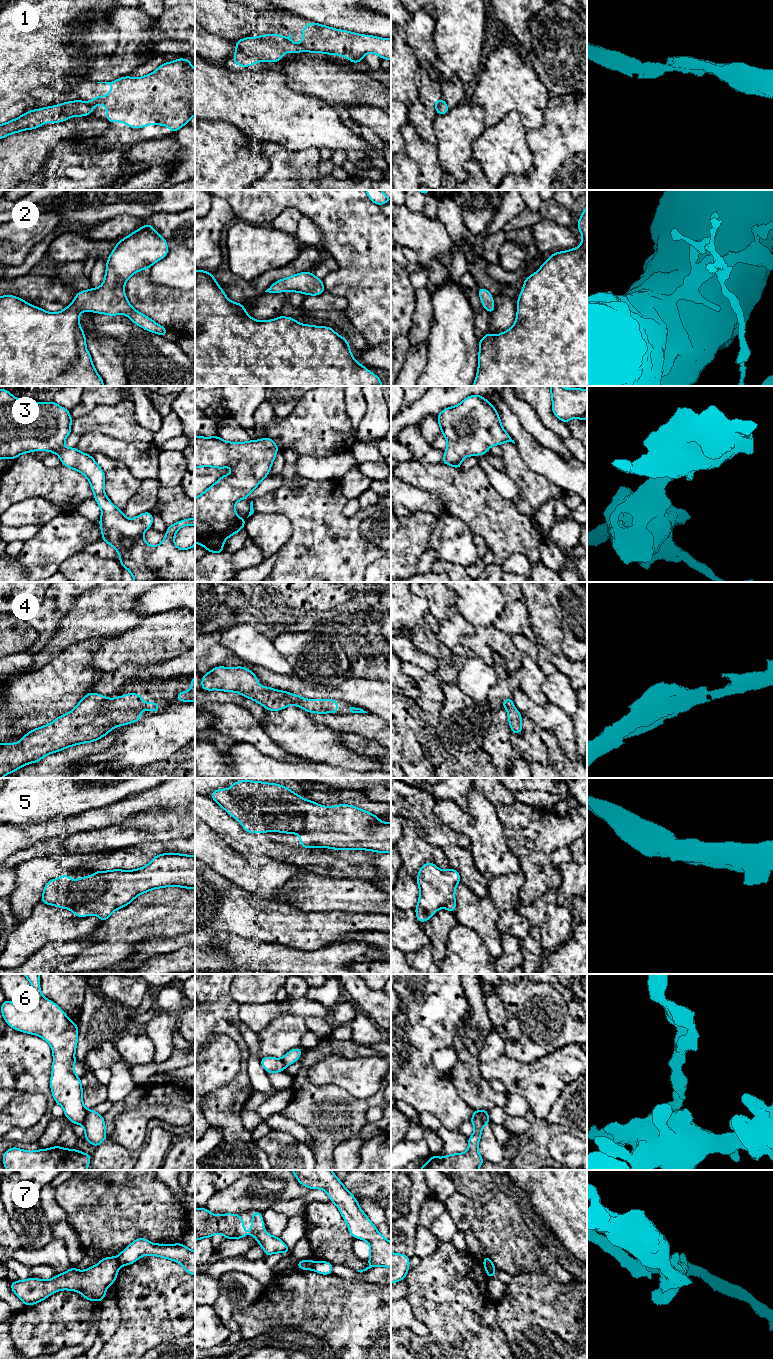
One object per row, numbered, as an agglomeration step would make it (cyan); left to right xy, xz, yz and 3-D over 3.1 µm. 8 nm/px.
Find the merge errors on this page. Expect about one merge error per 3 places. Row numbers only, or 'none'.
1, 6, 7

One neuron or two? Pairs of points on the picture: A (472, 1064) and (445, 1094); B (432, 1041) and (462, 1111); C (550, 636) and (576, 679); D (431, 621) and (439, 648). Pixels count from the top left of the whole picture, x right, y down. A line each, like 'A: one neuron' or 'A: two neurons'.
A: two neurons
B: one neuron
C: two neurons
D: one neuron

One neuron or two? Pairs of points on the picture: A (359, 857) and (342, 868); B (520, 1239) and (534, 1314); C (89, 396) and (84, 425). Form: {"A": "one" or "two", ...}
{"A": "two", "B": "two", "C": "two"}

